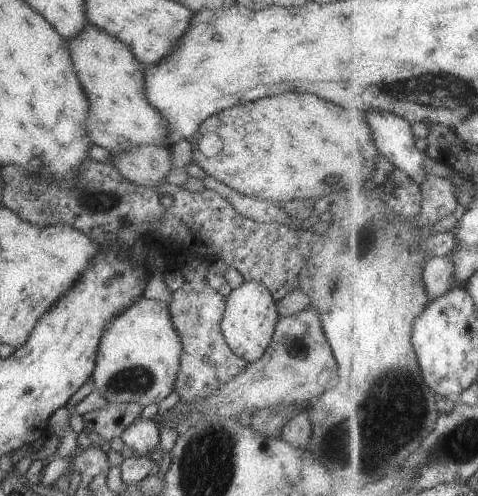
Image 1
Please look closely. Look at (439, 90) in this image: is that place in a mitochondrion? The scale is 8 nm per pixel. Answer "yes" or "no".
yes

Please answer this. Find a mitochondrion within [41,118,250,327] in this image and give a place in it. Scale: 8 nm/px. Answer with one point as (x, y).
(108, 200)

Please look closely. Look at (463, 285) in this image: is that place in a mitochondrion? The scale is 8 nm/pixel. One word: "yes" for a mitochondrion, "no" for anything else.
no

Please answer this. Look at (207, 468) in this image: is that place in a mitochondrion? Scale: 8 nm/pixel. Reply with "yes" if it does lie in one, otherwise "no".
yes

